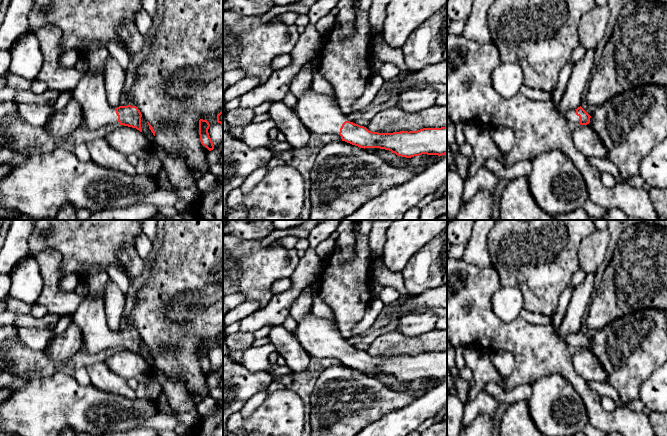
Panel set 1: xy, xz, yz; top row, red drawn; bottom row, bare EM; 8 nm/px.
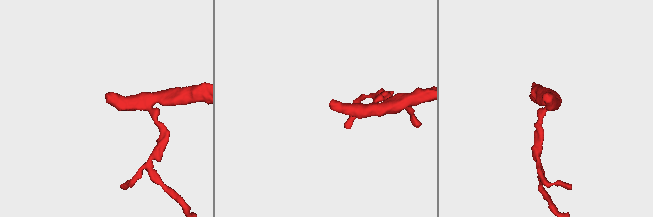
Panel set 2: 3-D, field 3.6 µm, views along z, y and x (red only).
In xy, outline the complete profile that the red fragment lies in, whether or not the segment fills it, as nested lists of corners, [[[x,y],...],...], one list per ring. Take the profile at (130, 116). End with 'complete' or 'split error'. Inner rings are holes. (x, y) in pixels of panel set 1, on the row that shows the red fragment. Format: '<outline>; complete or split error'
[[[104,71],[84,72],[72,94],[81,106],[82,124],[87,129],[96,130],[100,127],[119,124],[142,132],[142,114],[136,106],[114,108],[109,104],[104,86]]]; split error

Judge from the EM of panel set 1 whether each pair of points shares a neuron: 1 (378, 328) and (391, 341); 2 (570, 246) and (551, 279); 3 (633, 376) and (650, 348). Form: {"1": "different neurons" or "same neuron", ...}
{"1": "different neurons", "2": "same neuron", "3": "same neuron"}

